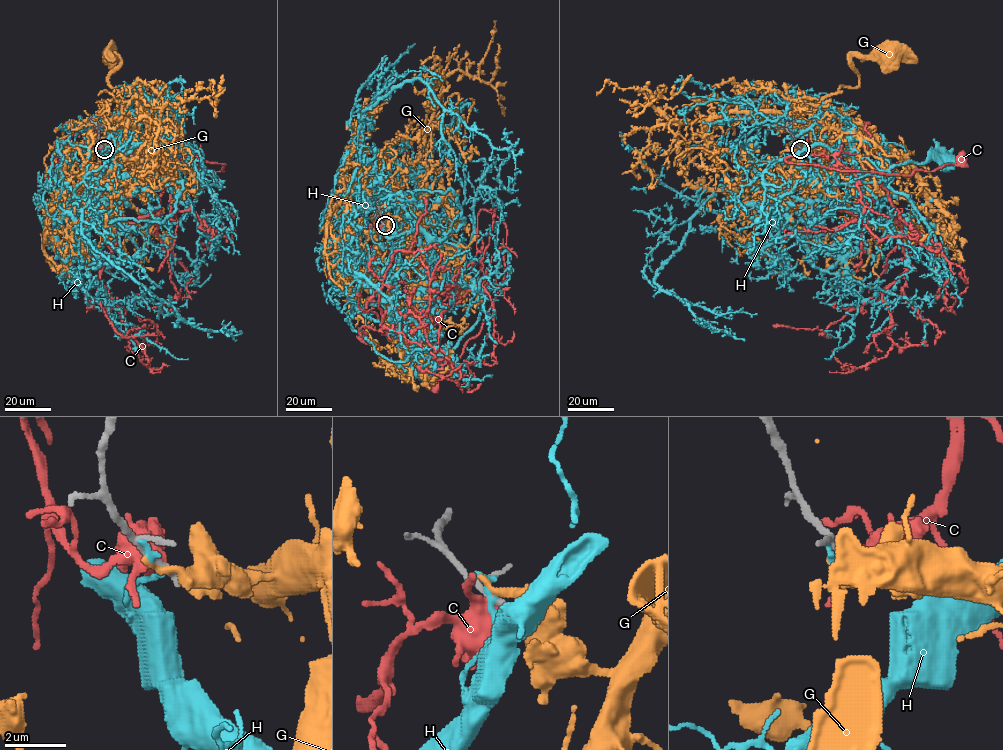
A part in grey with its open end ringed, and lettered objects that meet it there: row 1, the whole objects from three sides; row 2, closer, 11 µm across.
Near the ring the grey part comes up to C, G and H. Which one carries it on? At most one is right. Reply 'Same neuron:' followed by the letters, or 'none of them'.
Same neuron: none of them

